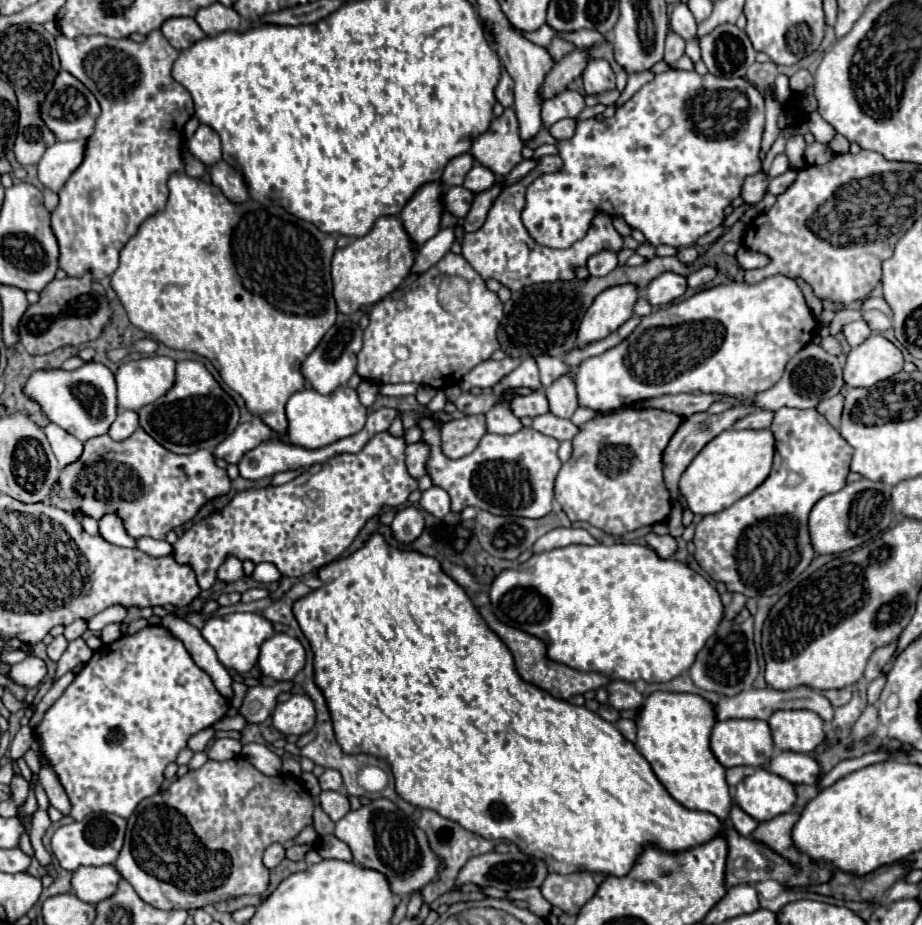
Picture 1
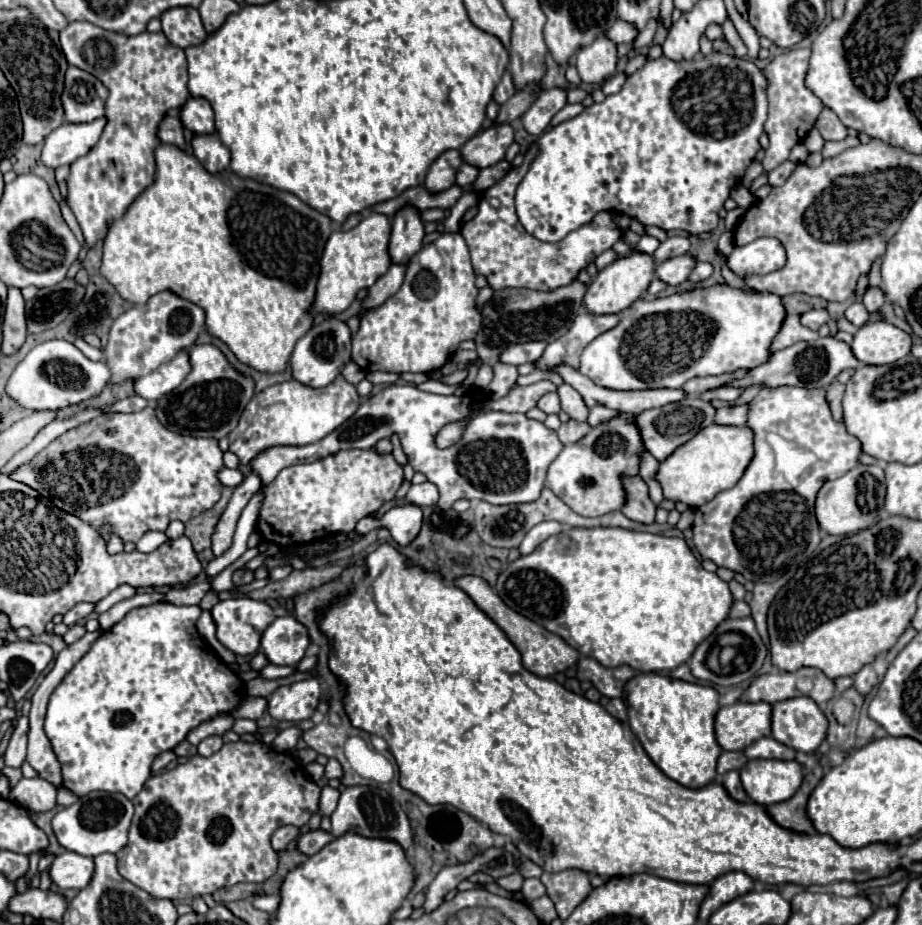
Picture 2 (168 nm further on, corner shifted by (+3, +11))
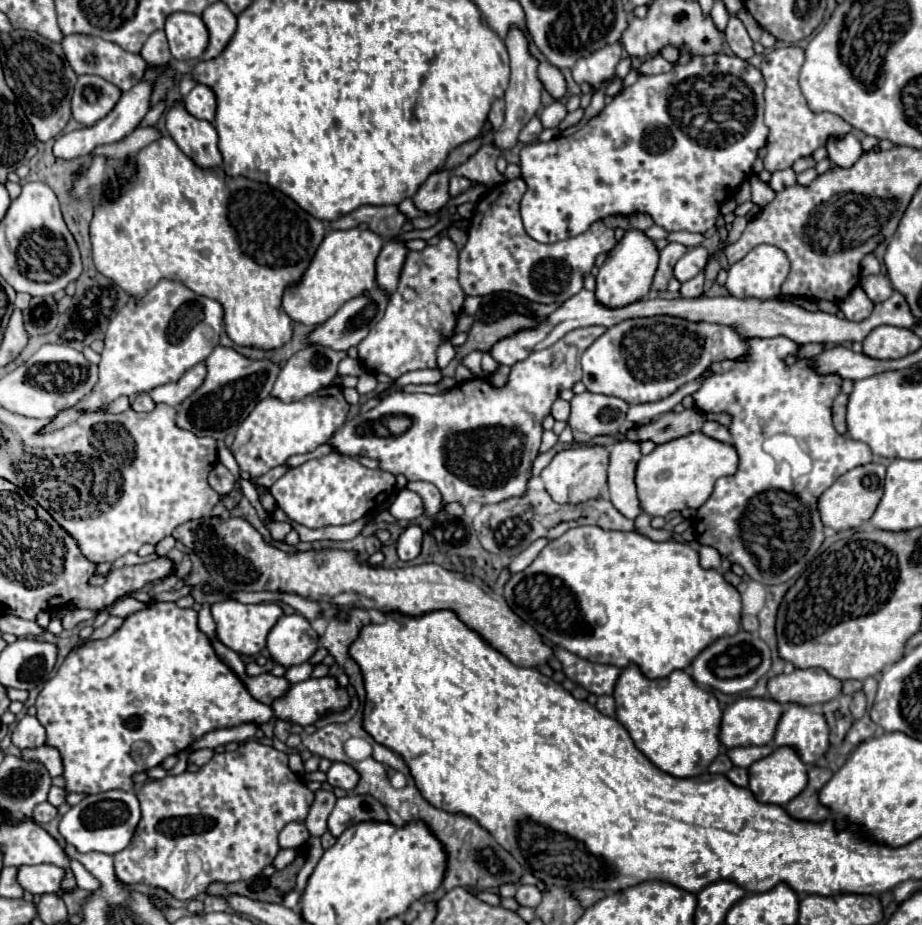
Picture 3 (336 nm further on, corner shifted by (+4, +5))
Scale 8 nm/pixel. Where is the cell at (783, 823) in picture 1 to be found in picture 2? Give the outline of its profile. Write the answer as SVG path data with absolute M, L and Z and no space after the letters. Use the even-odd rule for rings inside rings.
M820 766L810 770L804 776L802 786L798 788L798 792L790 800L766 806L766 812L770 814L770 818L786 830L792 830L798 834L816 834L812 822L806 818L806 802L808 802L810 792L816 788L816 784L820 782L822 776L824 776L824 772Z

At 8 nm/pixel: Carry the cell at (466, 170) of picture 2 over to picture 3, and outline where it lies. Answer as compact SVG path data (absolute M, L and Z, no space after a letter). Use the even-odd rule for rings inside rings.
M451 176L449 178L449 194L451 194L451 198L459 196L461 192L469 190L471 186L473 186L473 182L467 180L467 178L461 178L461 176Z

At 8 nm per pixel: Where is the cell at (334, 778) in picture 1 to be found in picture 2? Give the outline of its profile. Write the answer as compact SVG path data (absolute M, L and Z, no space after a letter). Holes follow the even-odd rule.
M330 758L328 760L328 764L326 764L326 768L324 768L324 778L342 778L342 766L340 766L340 762L336 760L336 758Z

